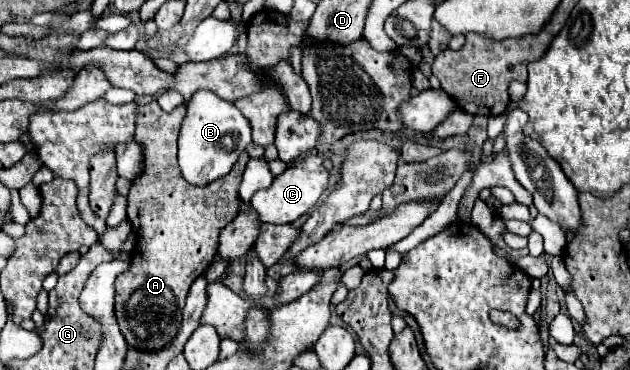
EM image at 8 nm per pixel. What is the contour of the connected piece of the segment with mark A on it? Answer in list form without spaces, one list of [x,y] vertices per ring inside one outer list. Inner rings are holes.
[[[153,100],[139,108],[139,120],[135,122],[135,140],[143,144],[143,172],[133,180],[129,190],[129,208],[127,216],[137,236],[137,246],[131,252],[131,268],[121,274],[115,282],[115,316],[119,328],[131,348],[139,348],[143,352],[157,352],[165,348],[175,338],[179,330],[179,316],[183,314],[183,304],[189,292],[189,286],[195,278],[199,278],[215,258],[215,250],[219,244],[219,232],[239,214],[239,184],[243,170],[247,166],[249,154],[241,152],[235,168],[223,180],[215,180],[203,188],[195,188],[187,184],[179,172],[177,164],[177,134],[185,116],[185,106],[177,106],[173,112],[163,112],[159,104]]]

